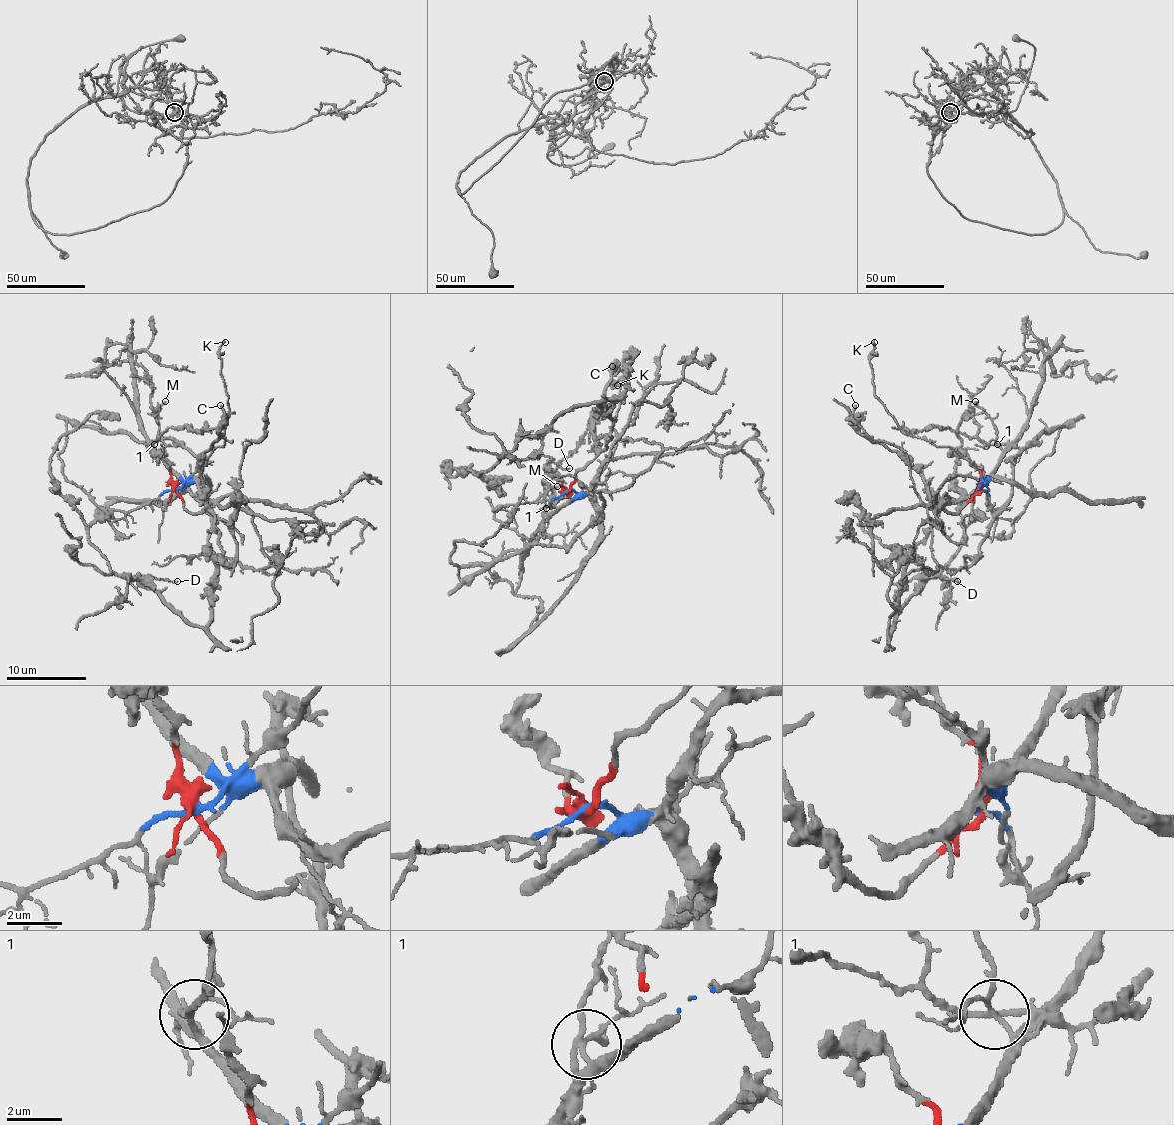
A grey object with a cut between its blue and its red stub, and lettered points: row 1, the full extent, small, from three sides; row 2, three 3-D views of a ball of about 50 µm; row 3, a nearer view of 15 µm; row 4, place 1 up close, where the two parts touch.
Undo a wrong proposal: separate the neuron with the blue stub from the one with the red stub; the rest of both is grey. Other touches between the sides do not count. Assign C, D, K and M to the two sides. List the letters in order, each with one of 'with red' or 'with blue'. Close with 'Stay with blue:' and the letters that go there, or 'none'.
C: with red
D: with red
K: with blue
M: with blue
Stay with blue: K, M

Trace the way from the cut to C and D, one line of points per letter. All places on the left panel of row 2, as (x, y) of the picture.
C: (176, 488), (190, 512), (204, 510), (202, 456), (219, 436), (223, 415), (219, 405)
D: (176, 488), (190, 512), (213, 516), (221, 554), (211, 619), (204, 627), (190, 625), (148, 576), (178, 582)

